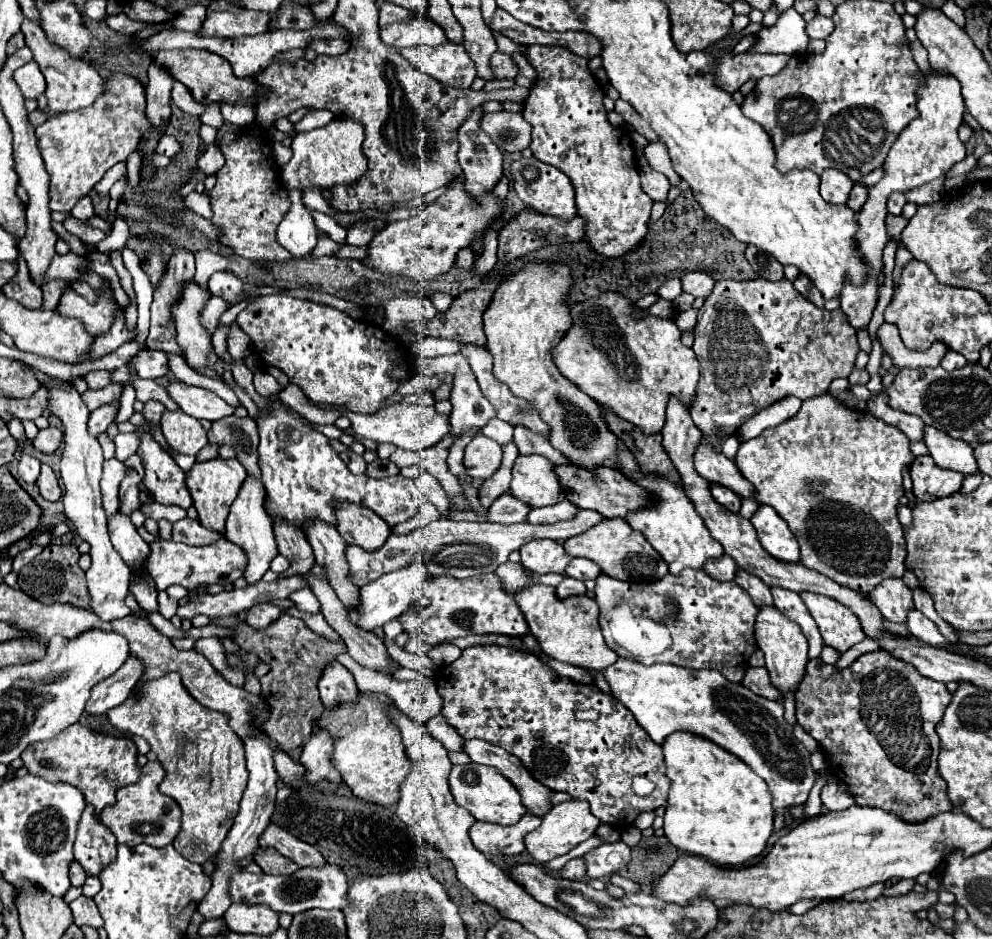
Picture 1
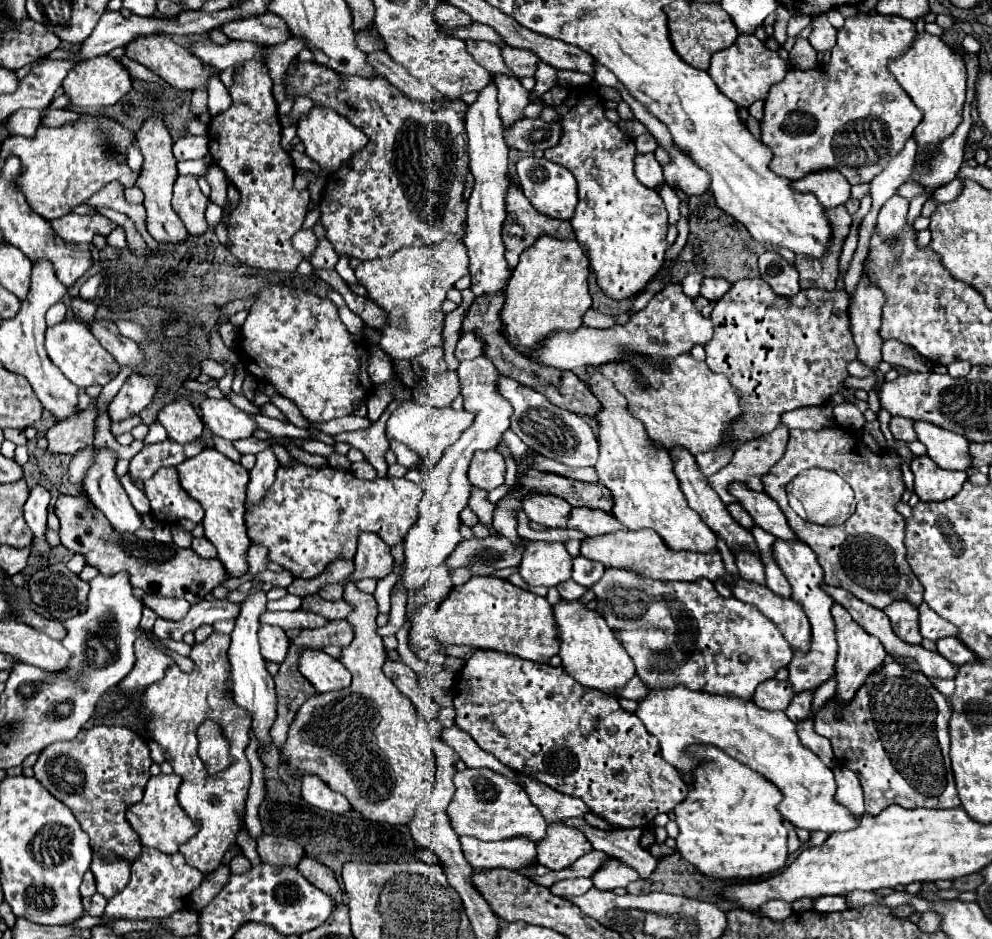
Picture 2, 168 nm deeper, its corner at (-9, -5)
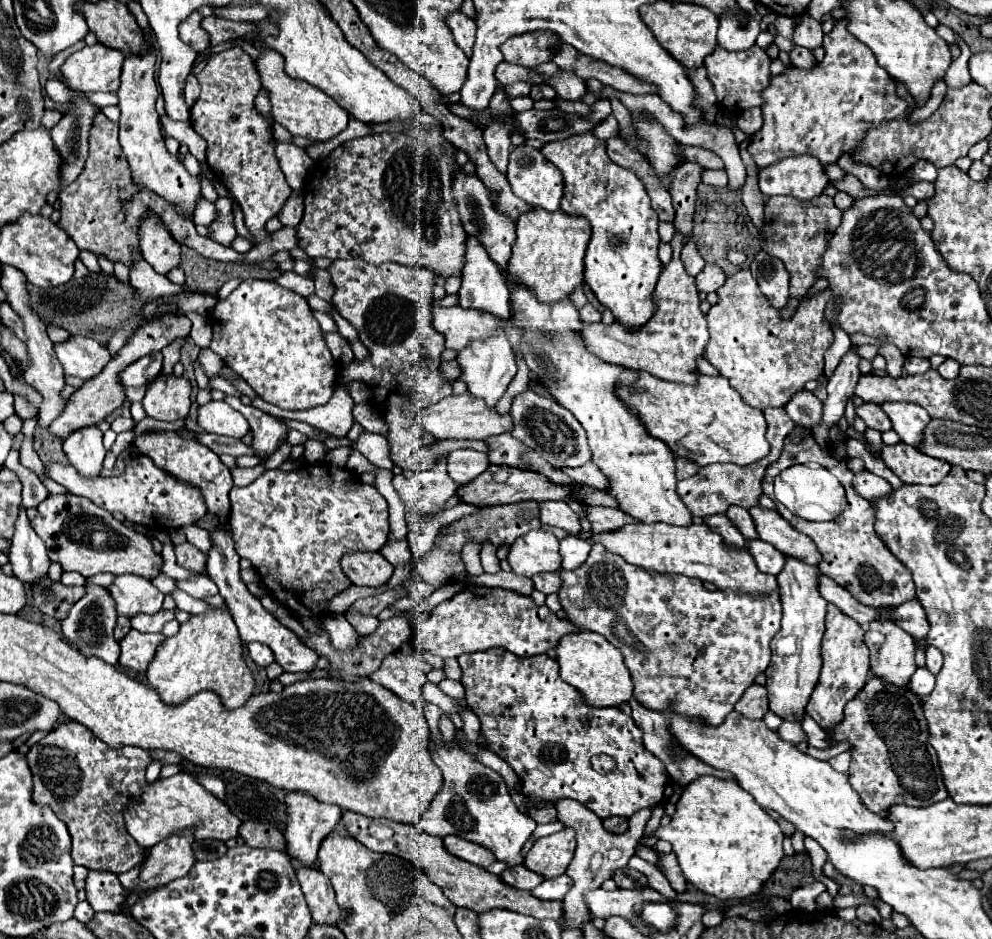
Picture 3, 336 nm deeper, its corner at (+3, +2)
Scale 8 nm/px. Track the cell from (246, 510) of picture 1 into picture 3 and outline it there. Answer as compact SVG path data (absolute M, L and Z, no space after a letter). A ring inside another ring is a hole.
M228 395L224 399L230 407L238 409L250 423L252 427L252 433L254 433L254 439L252 439L252 449L254 449L254 455L264 461L268 459L284 441L286 441L286 433L288 433L288 427L278 419L278 417L272 417L252 405L242 405L242 401L238 397L232 397Z

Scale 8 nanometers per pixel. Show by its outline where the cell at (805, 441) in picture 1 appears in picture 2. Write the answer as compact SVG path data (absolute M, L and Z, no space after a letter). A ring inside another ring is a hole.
M842 428L824 430L792 430L782 460L762 476L766 494L780 506L794 534L812 548L826 574L828 586L838 586L852 592L862 602L884 610L896 600L906 600L912 606L922 604L924 588L912 574L906 562L904 548L904 518L896 512L896 502L902 498L904 480L900 472L900 458L892 454L874 454L862 440ZM808 468L832 470L850 482L856 494L856 512L840 526L826 528L802 520L790 506L786 484Z

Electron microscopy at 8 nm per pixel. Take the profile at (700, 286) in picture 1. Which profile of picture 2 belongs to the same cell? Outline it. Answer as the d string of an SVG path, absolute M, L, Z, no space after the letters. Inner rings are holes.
M704 278L702 288L700 288L700 296L704 296L710 302L718 302L728 290L730 290L730 282L726 282L724 278Z

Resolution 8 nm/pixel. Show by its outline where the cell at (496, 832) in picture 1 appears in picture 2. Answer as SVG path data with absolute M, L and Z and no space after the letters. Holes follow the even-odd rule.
M462 836L460 844L472 868L520 870L536 860L536 844L530 844L530 840L482 842L470 836Z

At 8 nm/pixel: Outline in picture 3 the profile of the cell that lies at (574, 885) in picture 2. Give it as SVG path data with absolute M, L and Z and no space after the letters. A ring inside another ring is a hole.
M564 873L564 875L552 877L552 879L544 879L536 889L532 889L532 895L536 895L538 899L544 899L544 901L560 901L568 893L570 885L572 885L572 881Z

